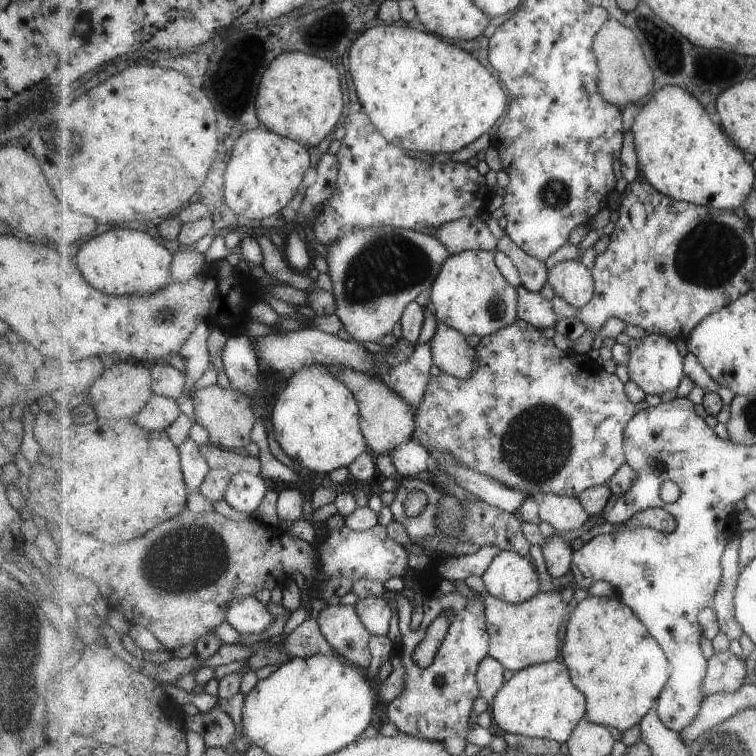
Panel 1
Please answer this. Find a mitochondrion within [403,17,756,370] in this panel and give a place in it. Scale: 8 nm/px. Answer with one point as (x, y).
(709, 254)

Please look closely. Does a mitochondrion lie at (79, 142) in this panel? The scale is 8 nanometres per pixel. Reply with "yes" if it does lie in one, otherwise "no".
yes

